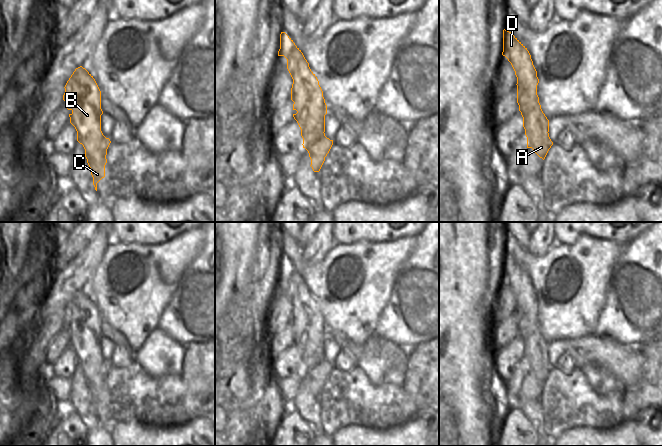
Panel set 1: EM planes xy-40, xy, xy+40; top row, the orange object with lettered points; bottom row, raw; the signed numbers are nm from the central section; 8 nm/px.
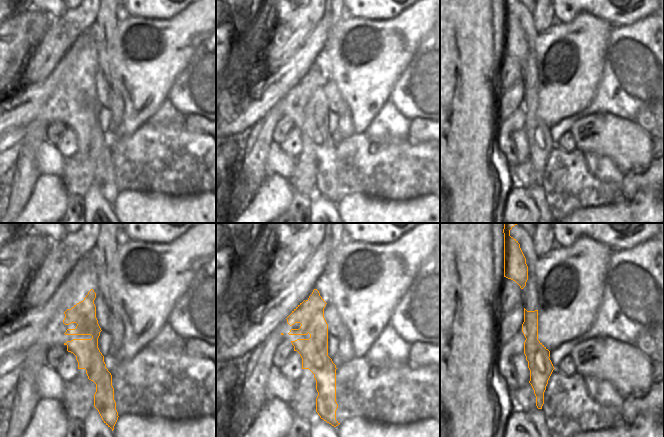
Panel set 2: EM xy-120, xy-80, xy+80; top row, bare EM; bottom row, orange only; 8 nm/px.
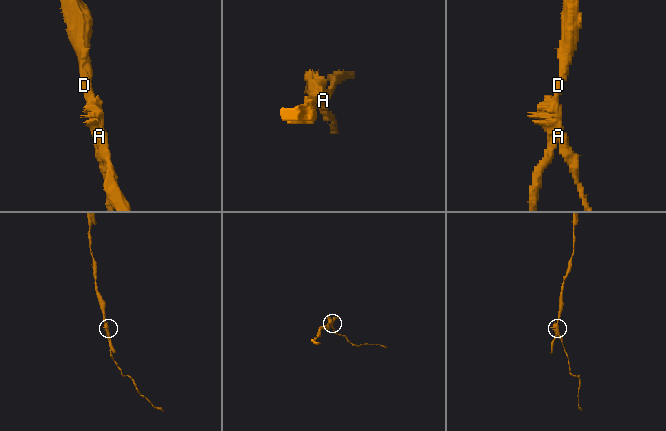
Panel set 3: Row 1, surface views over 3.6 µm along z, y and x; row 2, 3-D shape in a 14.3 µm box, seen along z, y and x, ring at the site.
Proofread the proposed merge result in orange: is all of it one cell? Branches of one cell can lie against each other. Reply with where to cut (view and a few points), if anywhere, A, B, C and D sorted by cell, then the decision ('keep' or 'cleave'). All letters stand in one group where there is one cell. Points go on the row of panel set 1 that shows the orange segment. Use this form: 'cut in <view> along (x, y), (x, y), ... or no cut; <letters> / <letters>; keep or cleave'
cut in xy+40 along (548, 133), (545, 137), (530, 136), (530, 147); A / B C D; cleave

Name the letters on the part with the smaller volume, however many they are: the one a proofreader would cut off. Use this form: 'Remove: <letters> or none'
Remove: A

